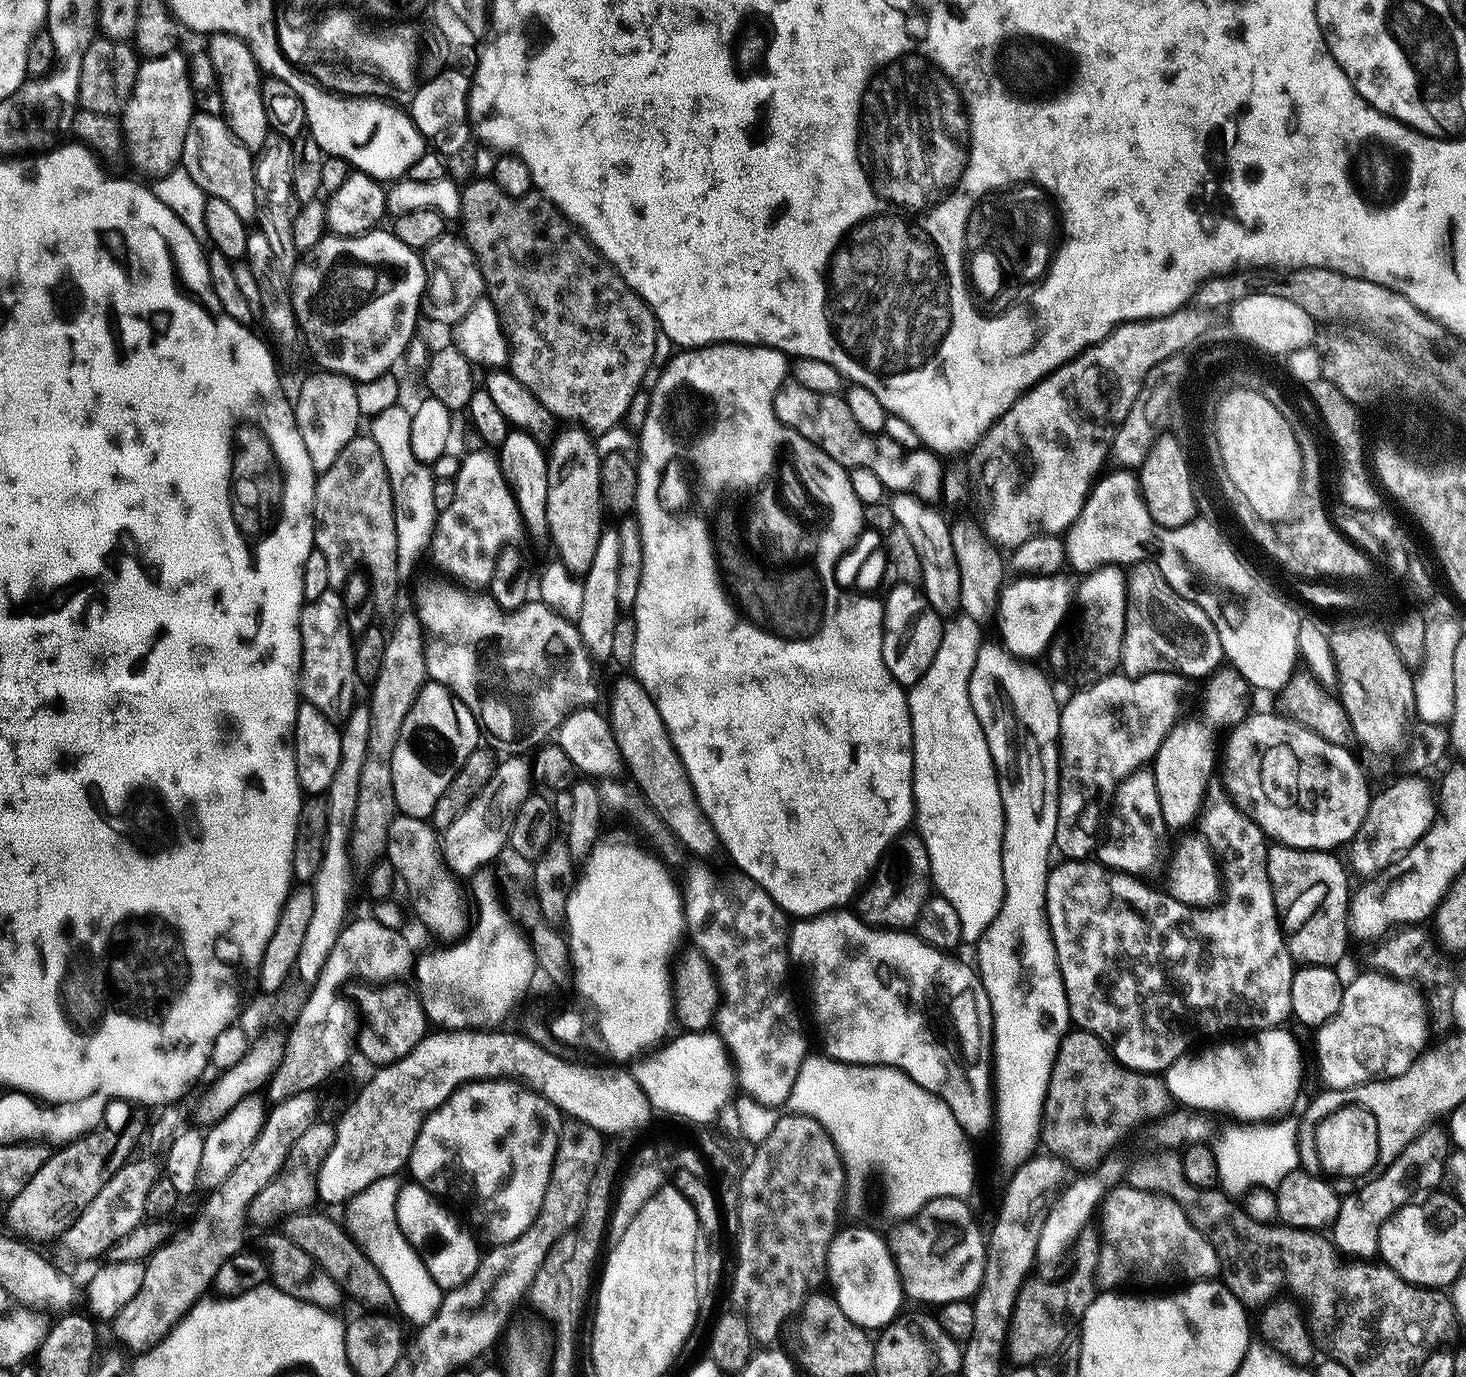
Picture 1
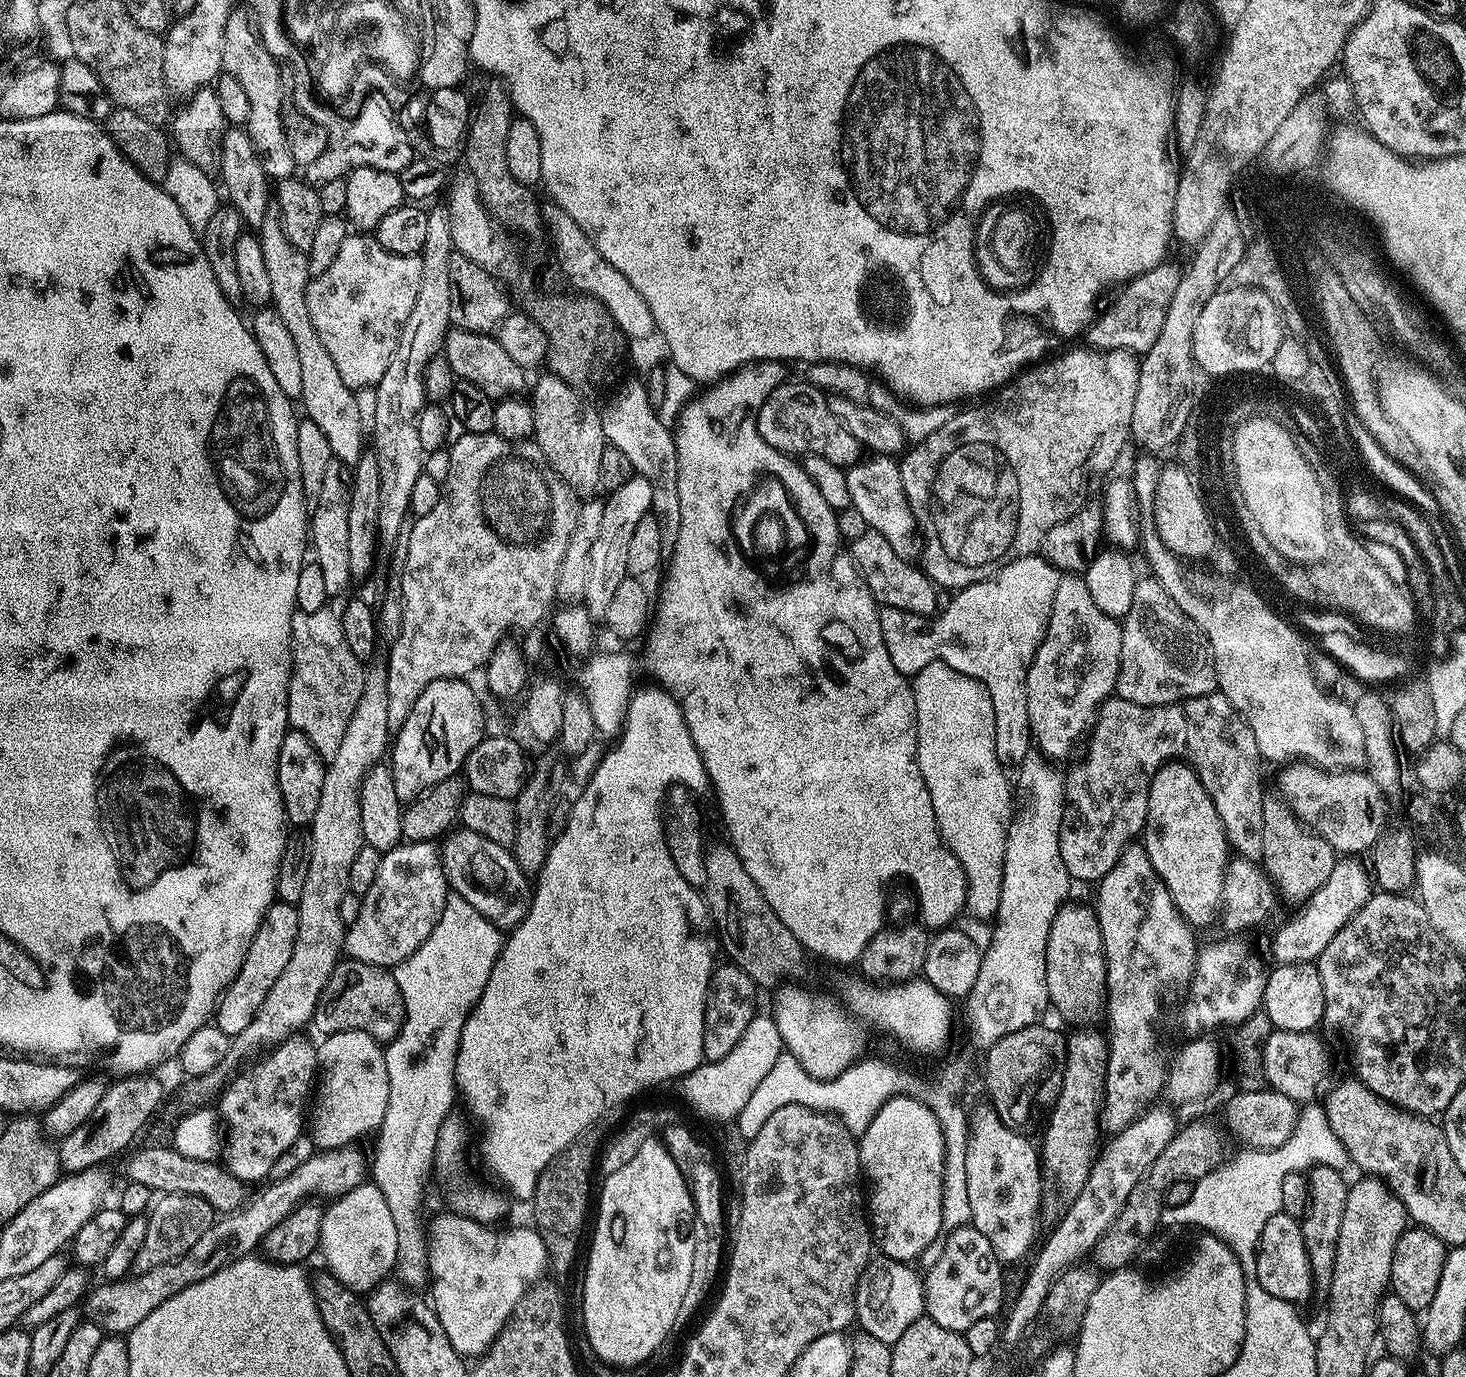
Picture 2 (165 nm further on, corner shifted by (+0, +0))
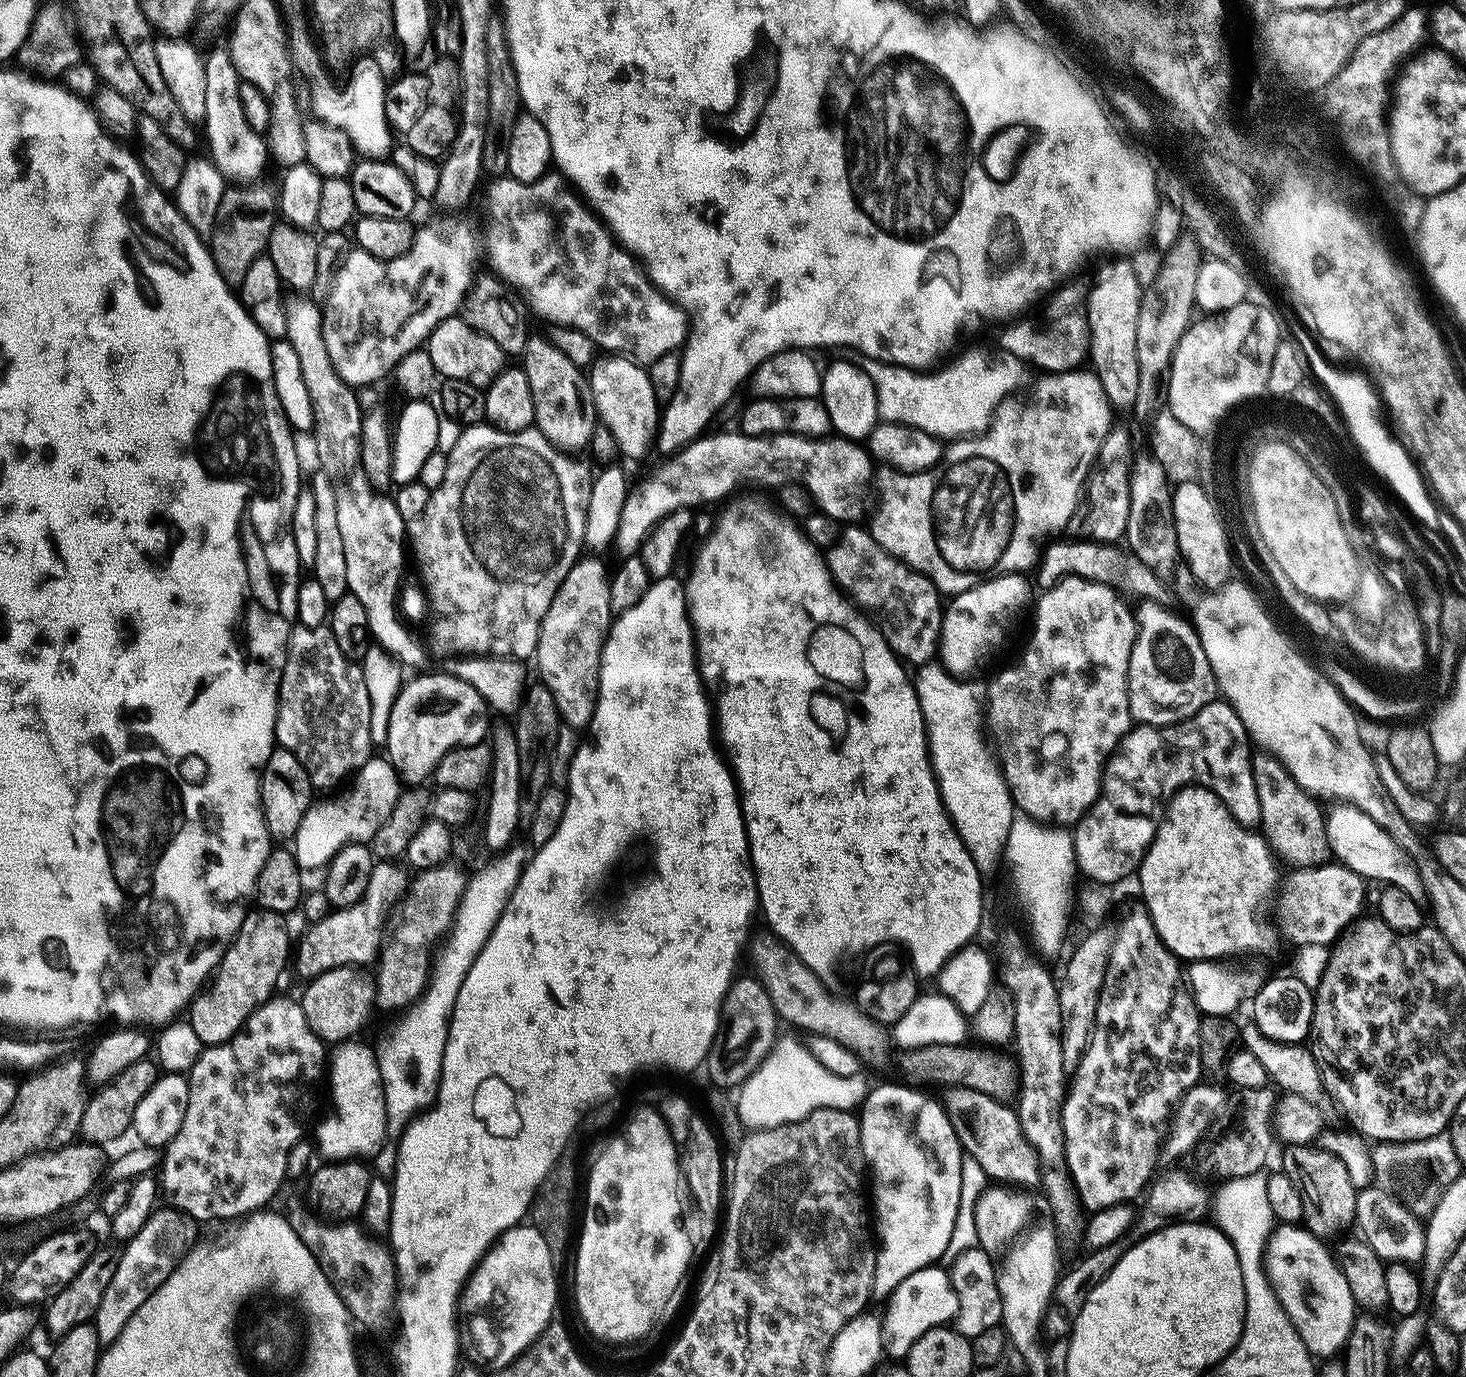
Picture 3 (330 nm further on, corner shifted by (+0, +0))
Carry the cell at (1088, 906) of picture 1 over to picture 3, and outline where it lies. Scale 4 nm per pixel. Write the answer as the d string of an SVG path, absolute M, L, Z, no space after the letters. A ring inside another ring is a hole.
M1217 698L1211 700L1206 706L1202 706L1202 710L1198 710L1198 714L1194 714L1189 720L1183 720L1177 724L1136 724L1128 729L1117 744L1115 751L1108 757L1108 762L1104 766L1102 779L1100 781L1100 797L1104 800L1104 816L1096 816L1096 820L1100 820L1100 824L1096 824L1096 828L1100 828L1100 836L1132 836L1132 848L1149 848L1153 838L1156 836L1156 828L1148 828L1148 820L1140 820L1140 812L1152 812L1152 808L1162 808L1162 798L1160 798L1160 776L1181 776L1181 781L1191 782L1193 785L1209 788L1218 799L1225 804L1230 810L1230 814L1237 820L1243 828L1252 830L1260 823L1260 807L1258 806L1258 790L1254 782L1254 774L1252 773L1252 758L1254 755L1253 745L1250 743L1248 732L1244 729L1243 722L1238 714L1231 707L1227 700Z

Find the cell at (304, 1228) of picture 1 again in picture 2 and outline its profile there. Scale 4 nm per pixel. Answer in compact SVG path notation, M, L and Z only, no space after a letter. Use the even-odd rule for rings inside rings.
M171 1146L144 1148L129 1160L127 1179L133 1184L151 1188L156 1194L177 1192L187 1196L200 1196L210 1202L210 1206L218 1214L237 1212L250 1200L249 1185L241 1180L235 1171L228 1169L227 1172L222 1165L223 1163L215 1160L186 1158L186 1154L178 1154Z

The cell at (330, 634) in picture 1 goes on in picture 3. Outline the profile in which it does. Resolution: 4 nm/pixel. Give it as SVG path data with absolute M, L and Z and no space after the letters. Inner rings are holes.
M297 623L293 627L290 638L288 639L288 653L286 654L286 666L282 670L282 682L280 683L280 697L276 703L276 744L279 747L290 750L302 762L306 770L313 789L332 788L339 780L347 781L355 774L364 763L370 759L374 752L372 735L370 734L370 694L366 694L366 678L364 669L357 661L348 660L342 650L338 650L338 642L334 642L334 634L327 623L319 624L311 628Z

